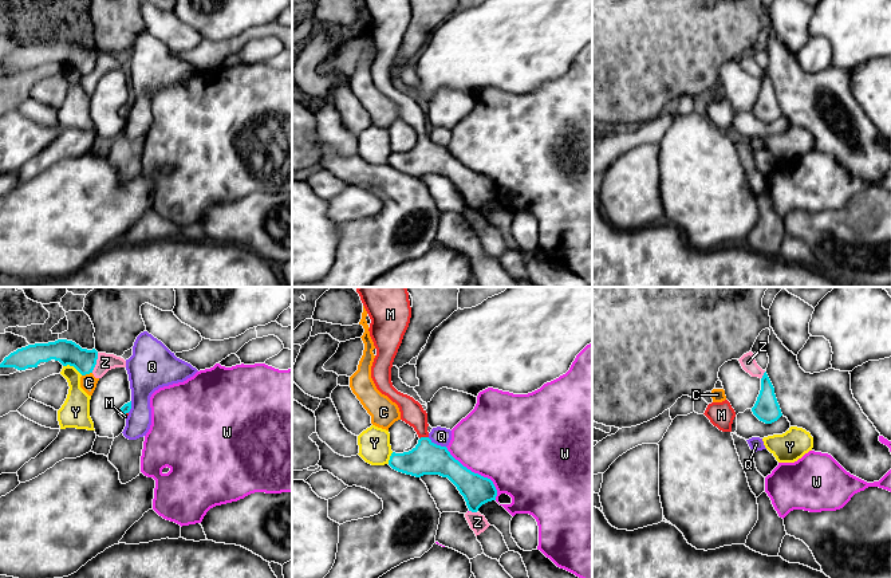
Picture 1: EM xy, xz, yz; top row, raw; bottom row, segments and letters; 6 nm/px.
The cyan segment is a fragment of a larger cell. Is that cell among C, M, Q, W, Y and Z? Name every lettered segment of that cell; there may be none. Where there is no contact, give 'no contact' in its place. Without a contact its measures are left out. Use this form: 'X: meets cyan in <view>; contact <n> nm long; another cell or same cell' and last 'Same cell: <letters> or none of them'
C: meets cyan in xy; contact 70 nm long; another cell
M: meets cyan in xz; contact 60 nm long; same cell
Q: meets cyan in xz; contact 130 nm long; another cell
W: meets cyan in xz; contact 440 nm long; another cell
Y: meets cyan in xy; contact 130 nm long; another cell
Z: meets cyan in xy; contact 130 nm long; another cell
Same cell: M

